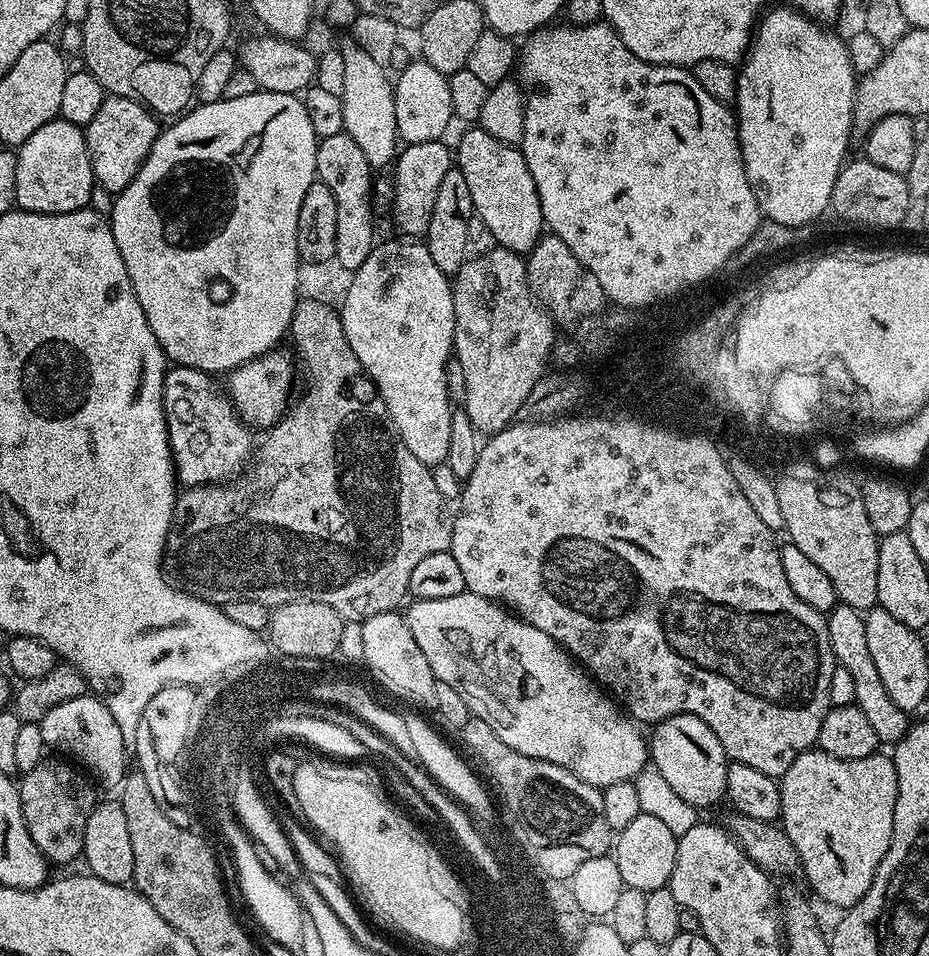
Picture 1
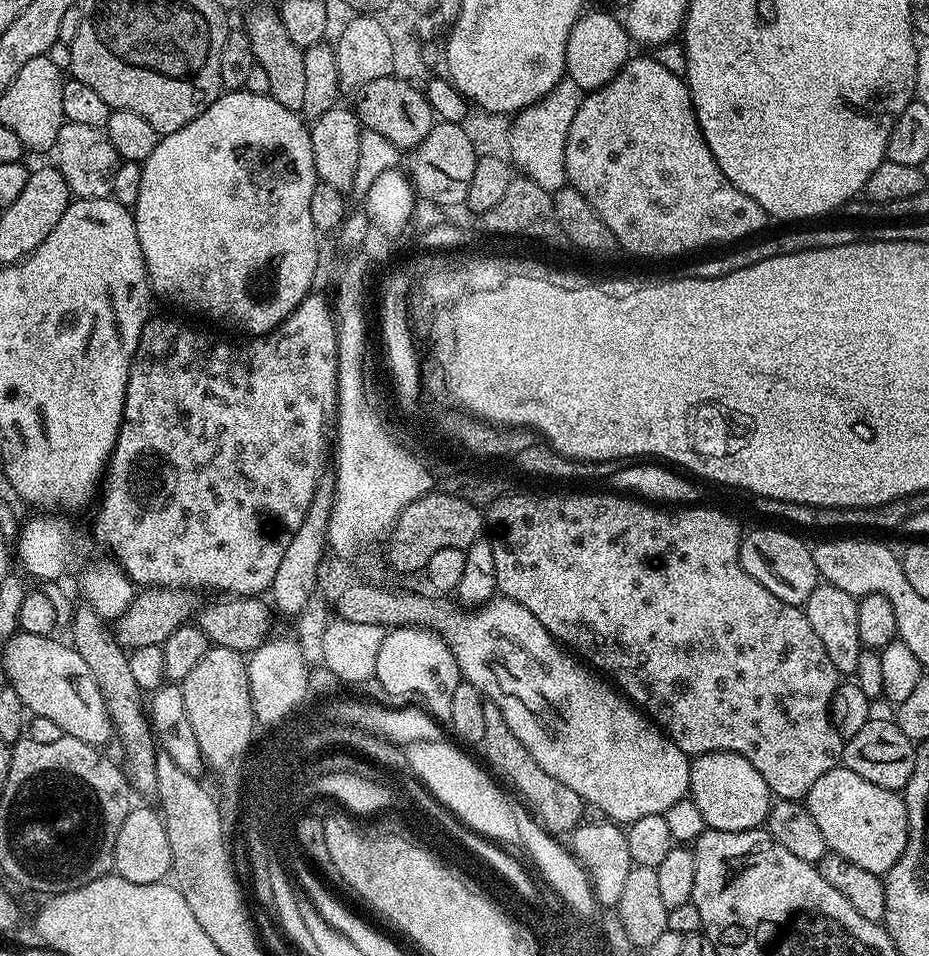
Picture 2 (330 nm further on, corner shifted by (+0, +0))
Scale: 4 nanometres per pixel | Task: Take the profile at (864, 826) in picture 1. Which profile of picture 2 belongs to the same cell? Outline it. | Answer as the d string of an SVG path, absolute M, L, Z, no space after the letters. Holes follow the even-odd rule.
M837 766L822 774L810 786L806 807L814 818L814 826L822 830L825 849L854 862L854 866L862 866L862 870L886 874L906 850L908 815L903 795L866 782L854 770Z

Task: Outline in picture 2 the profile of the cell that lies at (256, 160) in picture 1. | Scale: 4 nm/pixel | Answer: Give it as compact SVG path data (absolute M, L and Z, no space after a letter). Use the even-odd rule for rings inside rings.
M243 90L225 91L194 122L174 130L174 134L160 136L154 146L154 154L142 162L141 186L134 205L138 242L148 271L148 282L157 297L181 304L192 312L201 312L208 320L215 322L219 316L281 316L285 319L313 291L316 267L320 264L320 244L310 218L310 194L317 184L314 154L310 142L310 128L297 113L286 110L273 96L263 96Z

